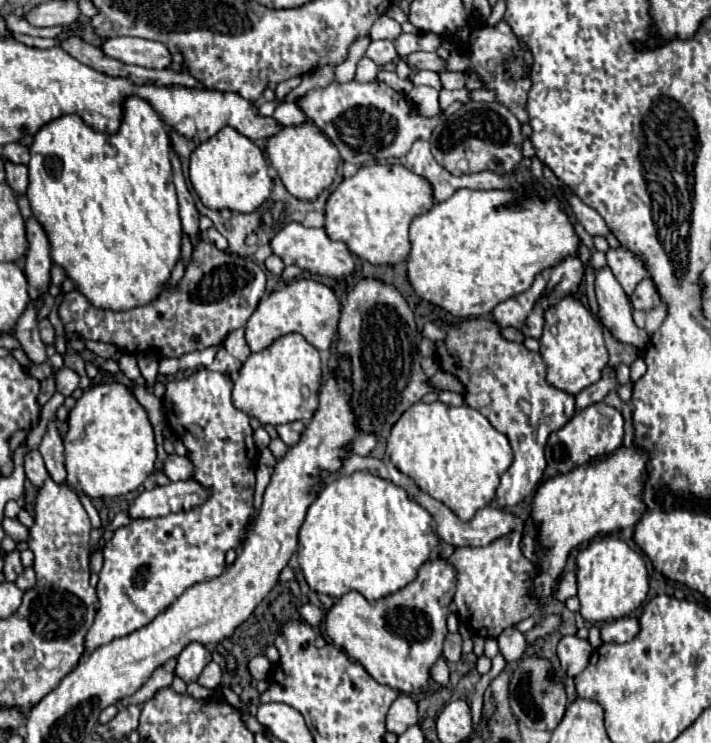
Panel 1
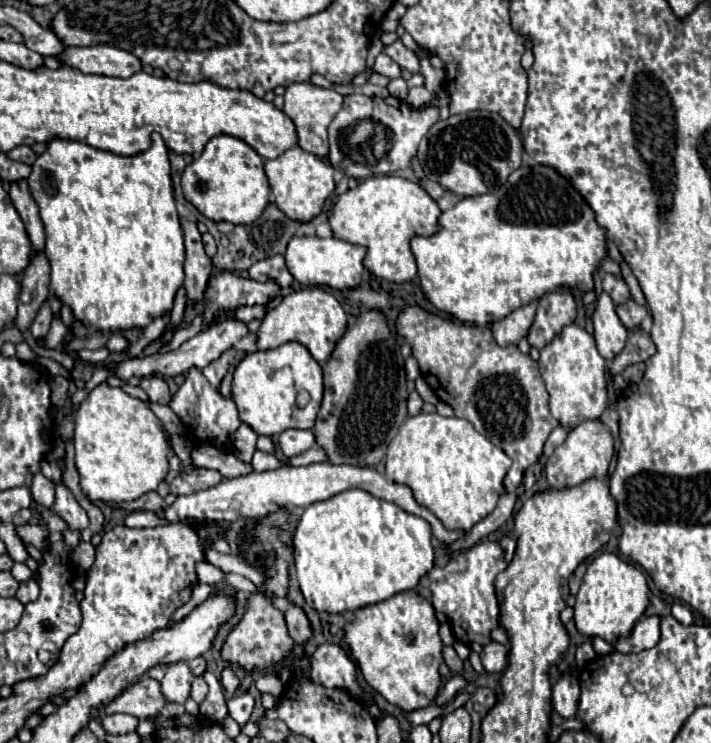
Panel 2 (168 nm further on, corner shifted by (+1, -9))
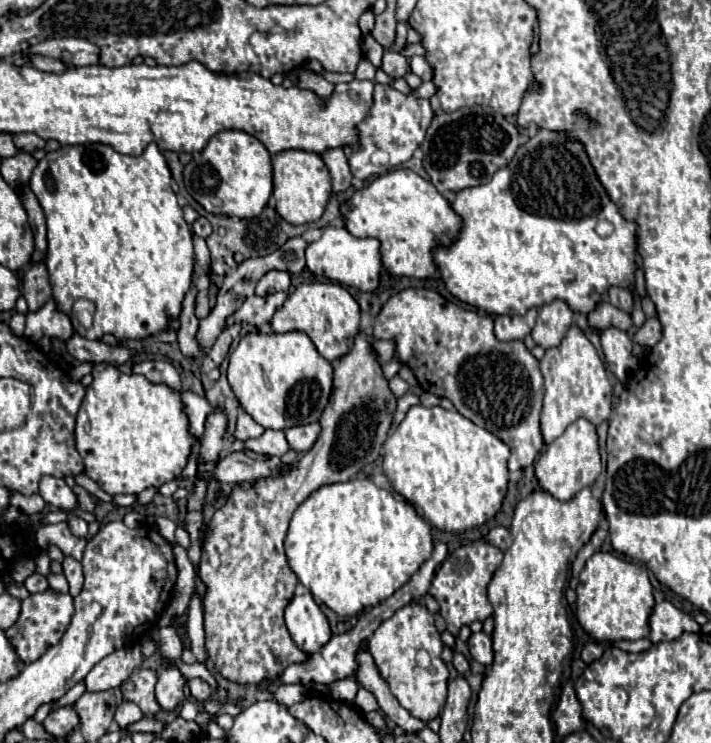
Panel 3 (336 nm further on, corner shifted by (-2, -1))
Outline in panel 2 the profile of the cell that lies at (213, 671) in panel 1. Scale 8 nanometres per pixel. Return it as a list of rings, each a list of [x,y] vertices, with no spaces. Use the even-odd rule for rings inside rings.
[[[203,675],[195,677],[195,681],[193,681],[193,689],[191,689],[191,697],[193,697],[197,703],[201,703],[201,701],[207,697],[207,691],[209,691],[209,687],[207,687]]]

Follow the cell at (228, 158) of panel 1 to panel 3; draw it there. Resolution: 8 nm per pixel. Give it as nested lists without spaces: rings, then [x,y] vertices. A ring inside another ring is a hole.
[[[220,131],[208,141],[204,151],[184,167],[184,185],[208,213],[256,217],[272,195],[270,153],[256,137],[244,131]]]

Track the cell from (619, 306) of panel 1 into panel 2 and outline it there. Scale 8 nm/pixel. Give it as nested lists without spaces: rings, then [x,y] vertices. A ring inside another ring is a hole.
[[[603,291],[597,297],[595,311],[593,311],[593,325],[595,325],[595,343],[599,353],[611,361],[627,341],[627,327],[621,323],[621,319],[615,313],[615,303],[613,299]]]

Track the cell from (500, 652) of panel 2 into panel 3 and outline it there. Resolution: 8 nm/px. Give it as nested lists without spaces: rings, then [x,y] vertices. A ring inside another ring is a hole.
[[[472,633],[468,639],[468,649],[474,661],[482,663],[482,665],[490,665],[492,663],[492,641],[486,633]]]

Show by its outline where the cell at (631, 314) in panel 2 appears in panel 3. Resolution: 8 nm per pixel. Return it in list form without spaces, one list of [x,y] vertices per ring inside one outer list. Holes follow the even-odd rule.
[[[602,301],[602,303],[596,305],[596,309],[592,313],[588,313],[588,327],[596,333],[600,333],[608,327],[628,331],[632,327],[632,317],[628,313],[620,313],[620,309]]]

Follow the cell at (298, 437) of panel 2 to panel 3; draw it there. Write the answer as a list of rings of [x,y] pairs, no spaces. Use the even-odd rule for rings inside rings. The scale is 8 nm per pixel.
[[[318,423],[286,429],[286,439],[288,439],[290,447],[298,453],[306,453],[314,445],[318,435],[320,435],[320,425]]]

